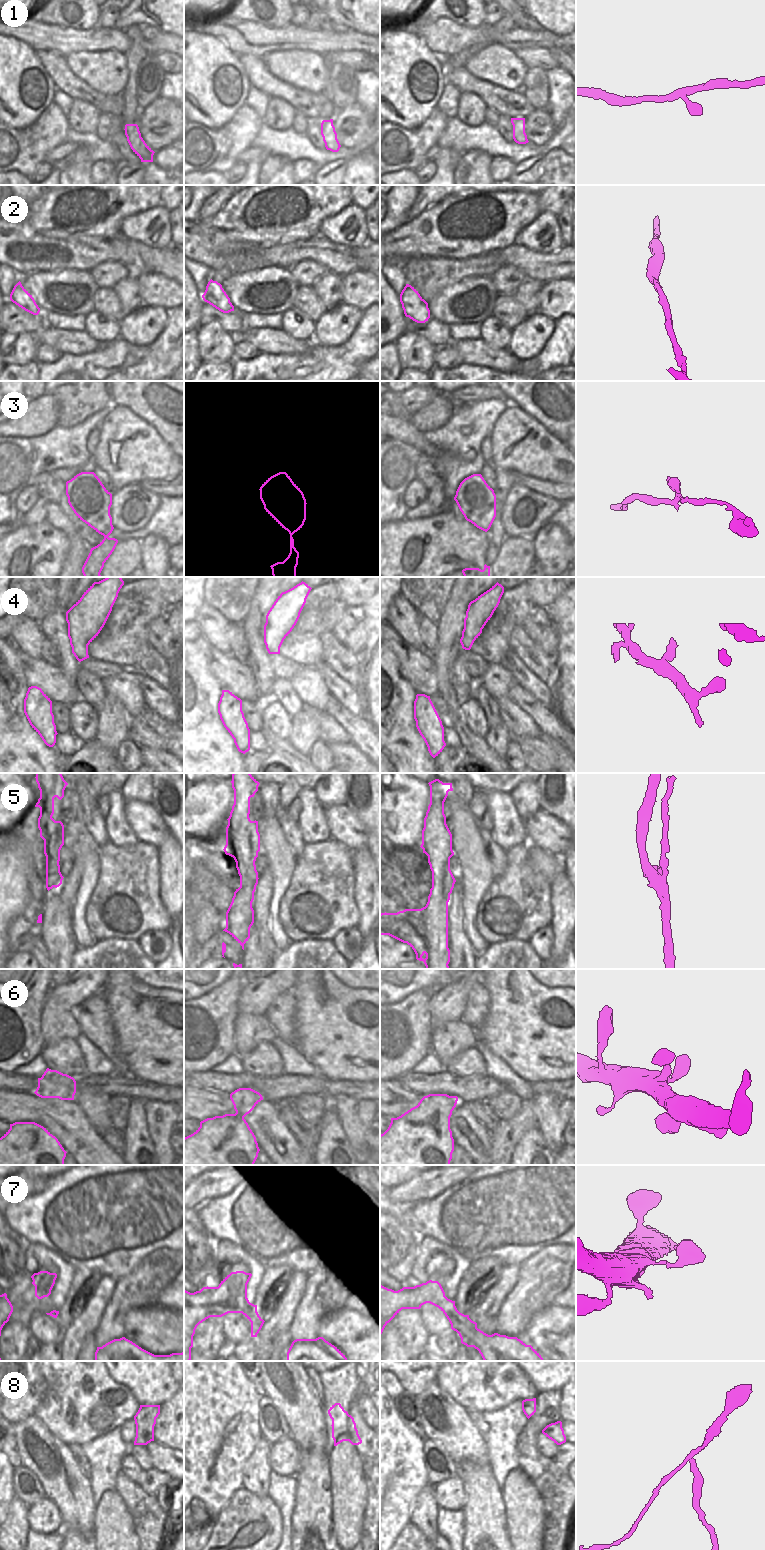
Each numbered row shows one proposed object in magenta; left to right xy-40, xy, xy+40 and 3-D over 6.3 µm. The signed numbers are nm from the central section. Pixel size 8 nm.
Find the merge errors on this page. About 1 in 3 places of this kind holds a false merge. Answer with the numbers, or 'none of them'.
5, 8

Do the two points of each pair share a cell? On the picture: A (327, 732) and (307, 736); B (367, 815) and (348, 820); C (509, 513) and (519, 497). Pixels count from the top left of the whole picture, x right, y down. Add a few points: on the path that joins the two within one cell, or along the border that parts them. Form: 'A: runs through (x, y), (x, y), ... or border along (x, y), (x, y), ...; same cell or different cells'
A: border along (320, 710), (318, 717), (319, 739); different cells
B: border along (345, 803), (363, 826), (367, 840); different cells
C: runs through (513, 509), (518, 504), (518, 501); same cell

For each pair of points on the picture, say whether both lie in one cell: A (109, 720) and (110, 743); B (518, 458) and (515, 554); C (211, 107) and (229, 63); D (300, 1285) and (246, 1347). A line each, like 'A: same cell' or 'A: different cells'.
A: same cell
B: different cells
C: same cell
D: different cells

